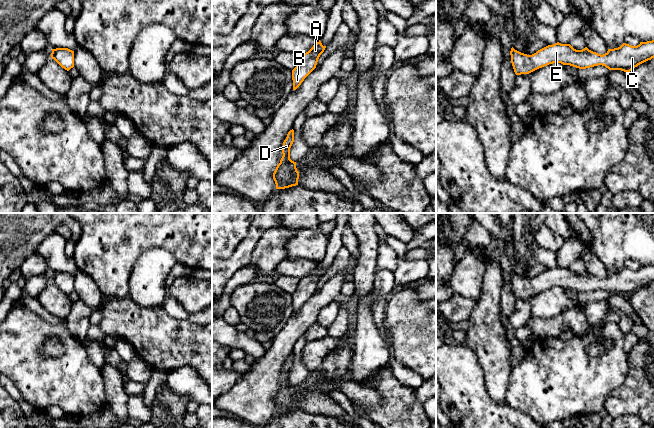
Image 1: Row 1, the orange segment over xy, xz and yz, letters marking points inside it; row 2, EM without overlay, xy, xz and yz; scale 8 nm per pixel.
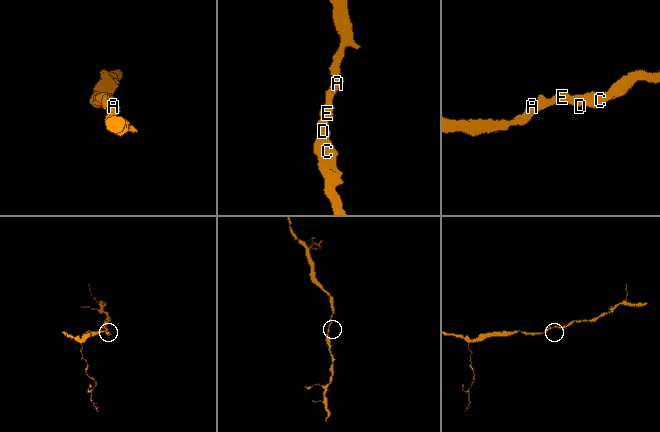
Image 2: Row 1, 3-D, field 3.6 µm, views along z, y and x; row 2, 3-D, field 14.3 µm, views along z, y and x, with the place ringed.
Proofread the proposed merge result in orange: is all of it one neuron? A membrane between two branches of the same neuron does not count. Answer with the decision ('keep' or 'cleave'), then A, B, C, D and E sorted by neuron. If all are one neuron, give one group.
keep; A B C D E

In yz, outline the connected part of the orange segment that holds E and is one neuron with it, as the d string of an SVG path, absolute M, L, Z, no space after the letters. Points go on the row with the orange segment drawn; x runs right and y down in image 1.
M654 40L640 42L637 46L623 43L618 48L608 49L603 55L587 47L576 50L570 44L559 42L548 45L532 55L521 53L512 47L510 55L516 75L529 74L553 63L570 65L579 69L602 65L609 70L630 72L638 65L654 58Z

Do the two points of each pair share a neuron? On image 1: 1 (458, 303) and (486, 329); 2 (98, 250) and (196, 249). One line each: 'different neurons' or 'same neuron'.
1: different neurons
2: same neuron

